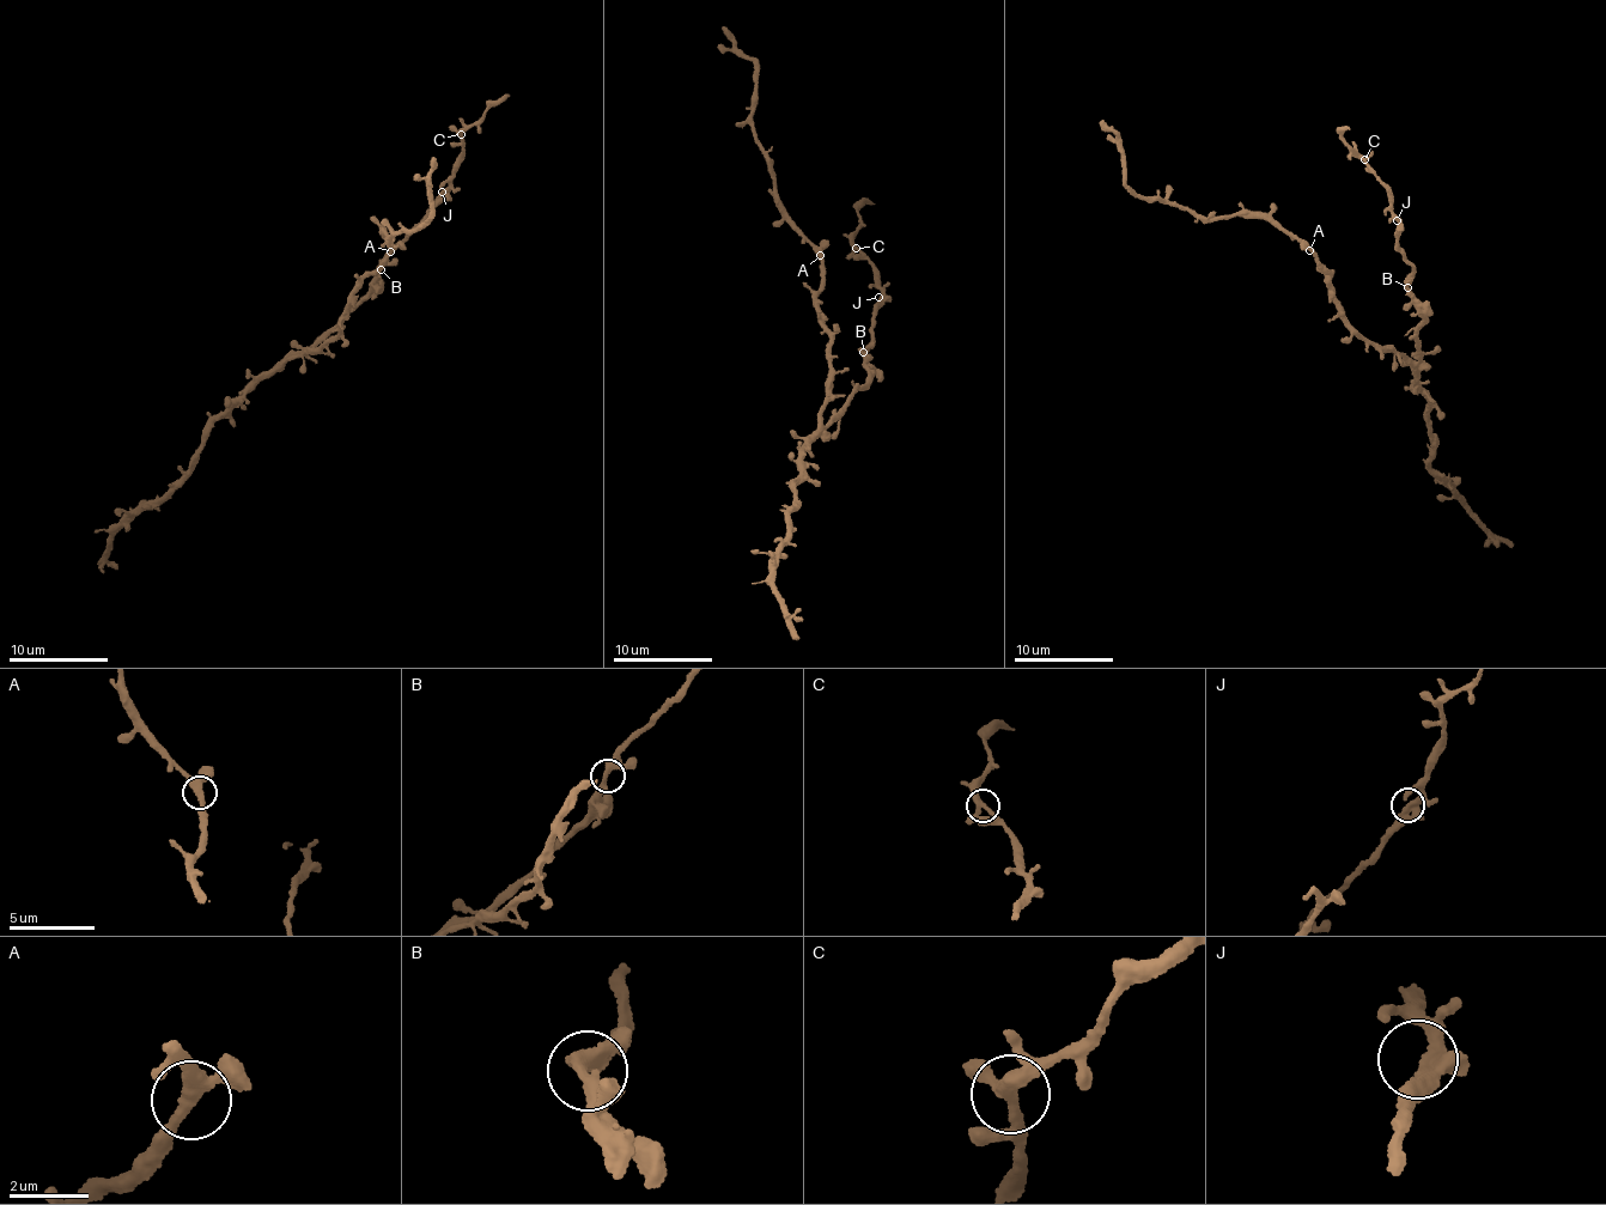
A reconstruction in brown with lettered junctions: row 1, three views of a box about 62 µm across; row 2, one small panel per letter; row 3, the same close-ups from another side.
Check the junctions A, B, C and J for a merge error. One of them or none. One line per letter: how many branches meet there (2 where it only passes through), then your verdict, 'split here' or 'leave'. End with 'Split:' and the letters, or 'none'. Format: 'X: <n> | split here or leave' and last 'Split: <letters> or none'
A: 3 | leave
B: 3 | leave
C: 3 | leave
J: 3 | leave
Split: none

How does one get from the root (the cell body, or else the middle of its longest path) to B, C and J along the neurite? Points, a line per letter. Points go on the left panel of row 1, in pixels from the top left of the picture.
B: (312, 352), (308, 350), (281, 361), (304, 351), (367, 296), (371, 281), (381, 269)
C: (312, 352), (281, 361), (304, 351), (367, 296), (381, 262), (451, 181), (461, 133)
J: (312, 352), (308, 350), (281, 361), (304, 351), (367, 296), (381, 262), (423, 220), (442, 192)

